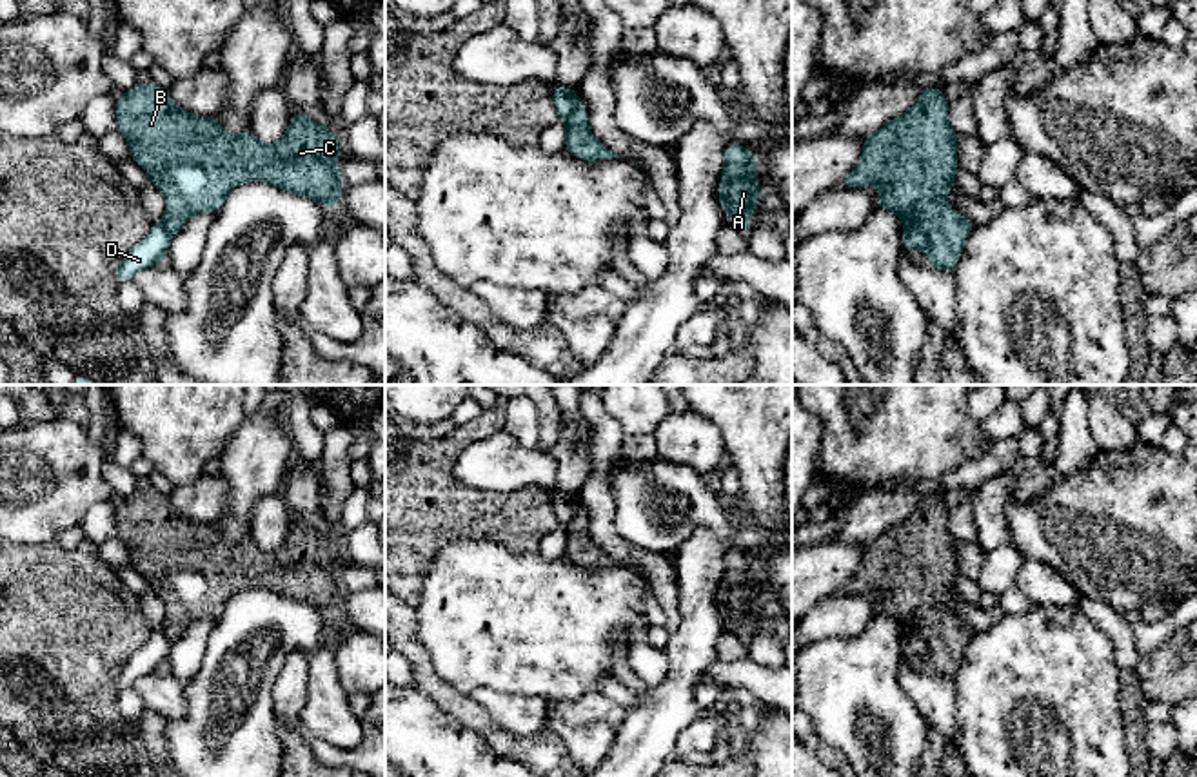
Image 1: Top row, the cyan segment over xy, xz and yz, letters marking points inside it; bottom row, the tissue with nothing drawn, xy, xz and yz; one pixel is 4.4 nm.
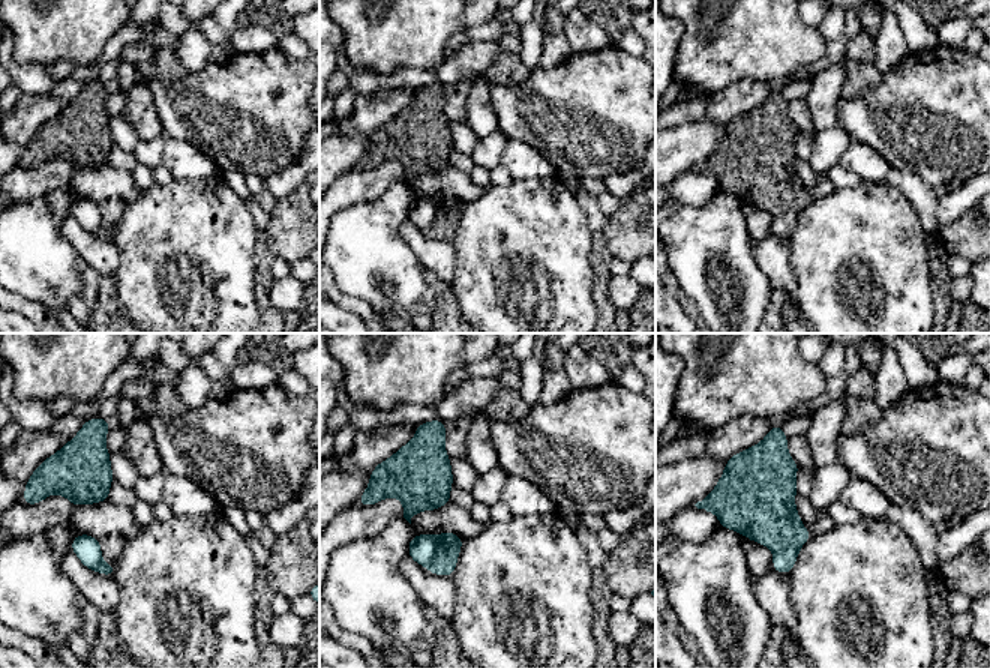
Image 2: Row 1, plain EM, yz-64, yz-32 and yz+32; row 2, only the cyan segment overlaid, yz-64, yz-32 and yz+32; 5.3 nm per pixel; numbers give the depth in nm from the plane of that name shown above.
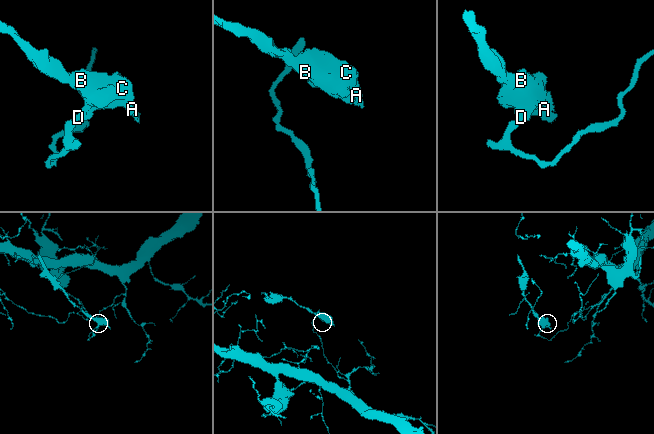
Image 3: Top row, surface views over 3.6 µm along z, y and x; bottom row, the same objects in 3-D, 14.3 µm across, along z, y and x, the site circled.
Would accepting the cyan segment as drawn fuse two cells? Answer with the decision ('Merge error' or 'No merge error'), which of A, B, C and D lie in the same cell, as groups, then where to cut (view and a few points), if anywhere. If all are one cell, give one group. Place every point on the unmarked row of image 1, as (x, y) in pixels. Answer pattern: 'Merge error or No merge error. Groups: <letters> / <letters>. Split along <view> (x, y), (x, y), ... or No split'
Merge error. Groups: A B C / D. Split along yz (905, 632), (918, 634), (927, 643), (929, 654)

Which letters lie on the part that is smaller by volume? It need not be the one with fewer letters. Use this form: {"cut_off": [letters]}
{"cut_off": ["A", "B", "C"]}

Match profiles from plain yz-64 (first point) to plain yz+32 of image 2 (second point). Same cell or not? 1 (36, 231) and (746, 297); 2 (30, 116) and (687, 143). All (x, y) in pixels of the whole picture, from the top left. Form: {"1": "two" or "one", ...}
{"1": "one", "2": "two"}

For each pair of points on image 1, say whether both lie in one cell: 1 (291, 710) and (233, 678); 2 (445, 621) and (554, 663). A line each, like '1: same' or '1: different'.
1: different
2: same

